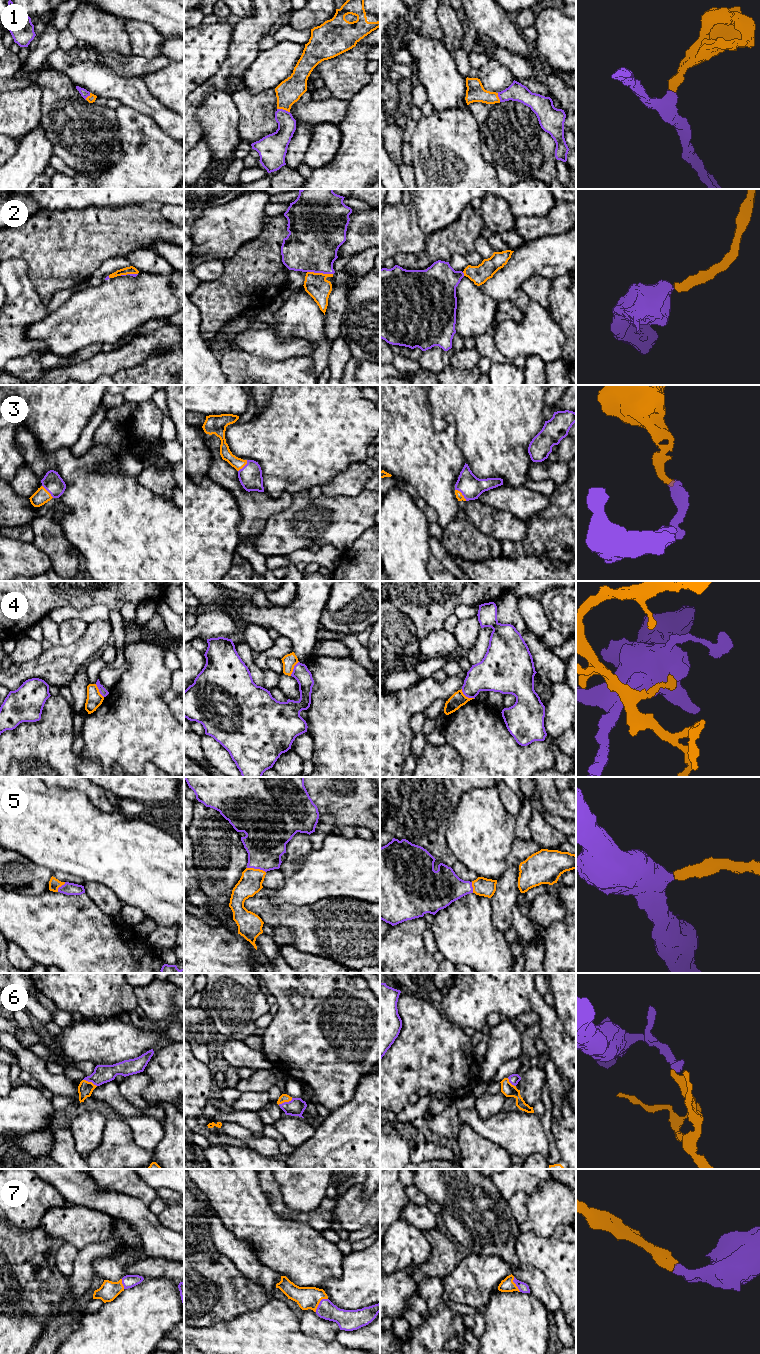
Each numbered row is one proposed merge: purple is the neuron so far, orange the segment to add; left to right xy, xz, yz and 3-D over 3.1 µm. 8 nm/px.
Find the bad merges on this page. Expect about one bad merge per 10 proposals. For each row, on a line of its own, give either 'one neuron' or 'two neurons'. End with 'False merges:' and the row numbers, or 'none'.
1: one neuron
2: one neuron
3: one neuron
4: two neurons
5: one neuron
6: one neuron
7: one neuron
False merges: 4

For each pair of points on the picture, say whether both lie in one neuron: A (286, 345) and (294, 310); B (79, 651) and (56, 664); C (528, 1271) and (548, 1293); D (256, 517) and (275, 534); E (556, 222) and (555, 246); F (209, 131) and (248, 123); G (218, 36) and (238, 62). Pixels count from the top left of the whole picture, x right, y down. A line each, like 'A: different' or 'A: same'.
A: different
B: same
C: same
D: different
E: different
F: different
G: different

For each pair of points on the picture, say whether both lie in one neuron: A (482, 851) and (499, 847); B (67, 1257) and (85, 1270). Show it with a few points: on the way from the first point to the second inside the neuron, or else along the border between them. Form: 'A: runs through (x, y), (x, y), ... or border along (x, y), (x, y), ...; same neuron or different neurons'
A: runs through (486, 847), (495, 847); same neuron
B: border along (78, 1251), (74, 1259), (72, 1273), (67, 1278); different neurons

